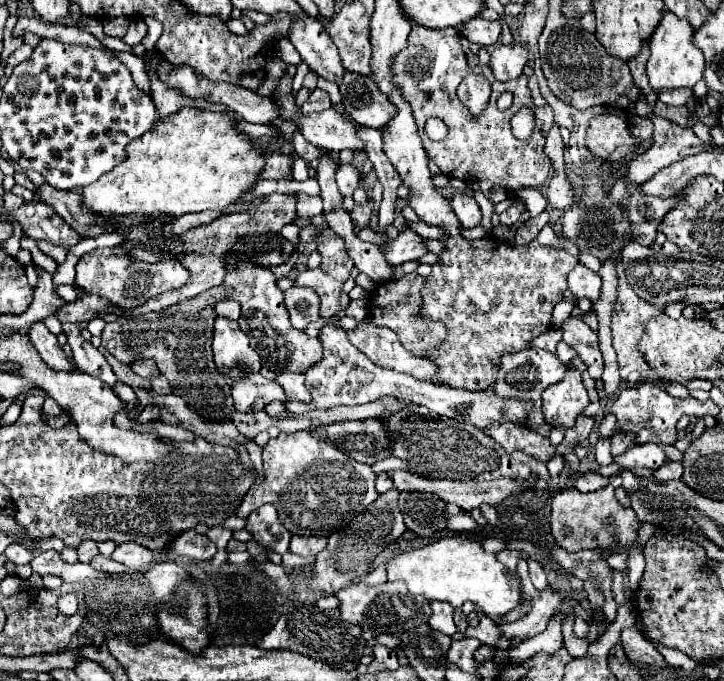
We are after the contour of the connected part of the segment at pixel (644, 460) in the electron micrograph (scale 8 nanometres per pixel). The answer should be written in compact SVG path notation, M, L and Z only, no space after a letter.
M646 443L646 445L634 445L630 447L624 455L614 459L622 469L634 469L634 467L646 467L646 469L658 469L662 467L668 457L662 451L660 445L656 443Z

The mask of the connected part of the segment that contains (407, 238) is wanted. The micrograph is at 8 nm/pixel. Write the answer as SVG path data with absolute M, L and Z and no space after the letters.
M406 229L394 241L380 245L380 253L384 255L386 263L390 263L394 267L394 265L402 265L406 261L416 261L418 257L422 257L426 253L426 249L424 249L424 239L420 235L416 235L414 231Z

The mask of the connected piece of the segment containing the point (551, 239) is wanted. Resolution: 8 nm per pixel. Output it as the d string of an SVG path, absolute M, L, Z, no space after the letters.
M546 225L546 227L542 227L540 229L540 233L536 235L536 239L542 243L542 245L552 245L552 247L562 247L564 251L568 251L570 255L574 257L578 257L580 250L576 247L572 241L569 239L560 237L550 225Z

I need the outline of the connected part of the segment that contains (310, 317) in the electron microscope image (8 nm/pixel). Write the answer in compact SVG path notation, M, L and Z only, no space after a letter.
M290 287L284 291L284 305L290 313L290 323L296 329L304 329L308 323L320 319L320 299L308 287Z

